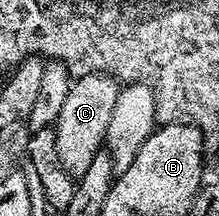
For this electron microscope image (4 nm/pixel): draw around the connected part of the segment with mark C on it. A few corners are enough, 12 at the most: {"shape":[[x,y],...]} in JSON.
{"shape":[[80,73],[54,128],[58,159],[86,175],[114,115],[111,73]]}

